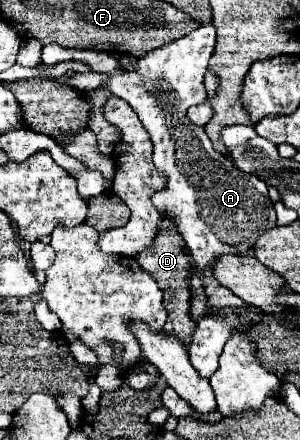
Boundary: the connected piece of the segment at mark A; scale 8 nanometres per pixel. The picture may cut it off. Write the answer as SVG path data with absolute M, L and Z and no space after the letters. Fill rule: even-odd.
M200 24L194 32L186 34L184 38L174 40L174 42L170 42L162 48L156 48L156 50L148 52L146 56L138 58L138 64L130 70L122 68L118 64L118 58L108 52L76 50L76 48L64 50L58 44L44 46L44 64L58 64L64 60L80 60L80 62L90 64L90 68L94 72L106 72L110 76L110 80L106 80L102 86L108 88L114 96L126 100L132 106L132 110L138 114L144 128L148 130L152 144L154 144L154 164L158 166L158 170L162 170L162 174L166 174L166 186L152 194L152 202L154 202L154 206L158 206L158 210L162 210L164 220L170 220L172 224L176 224L176 230L184 238L184 242L194 258L194 264L198 268L198 274L204 278L204 288L210 298L210 302L208 302L210 312L216 312L226 306L242 306L244 304L238 296L234 296L230 290L226 290L224 286L220 286L214 280L214 274L210 270L210 262L214 258L218 258L220 254L246 254L246 250L252 248L254 242L258 240L258 234L264 234L266 230L272 230L276 226L276 214L274 214L274 206L268 198L268 186L258 176L238 170L228 156L216 152L212 148L212 142L206 136L204 128L192 124L186 116L186 110L190 106L206 100L206 90L204 90L202 82L204 82L204 72L206 72L208 60L214 52L214 44L216 44L214 26Z

